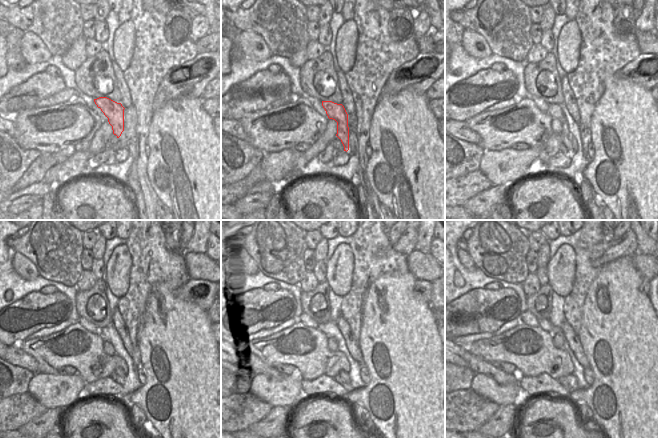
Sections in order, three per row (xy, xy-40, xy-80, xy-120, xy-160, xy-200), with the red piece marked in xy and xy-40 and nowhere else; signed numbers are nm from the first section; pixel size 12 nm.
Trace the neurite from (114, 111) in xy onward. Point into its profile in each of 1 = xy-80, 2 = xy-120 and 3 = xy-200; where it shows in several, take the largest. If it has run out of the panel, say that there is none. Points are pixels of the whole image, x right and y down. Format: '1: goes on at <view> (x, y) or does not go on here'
1: goes on at xy-80 (555, 111)
2: goes on at xy-120 (120, 372)
3: goes on at xy-200 (572, 380)

